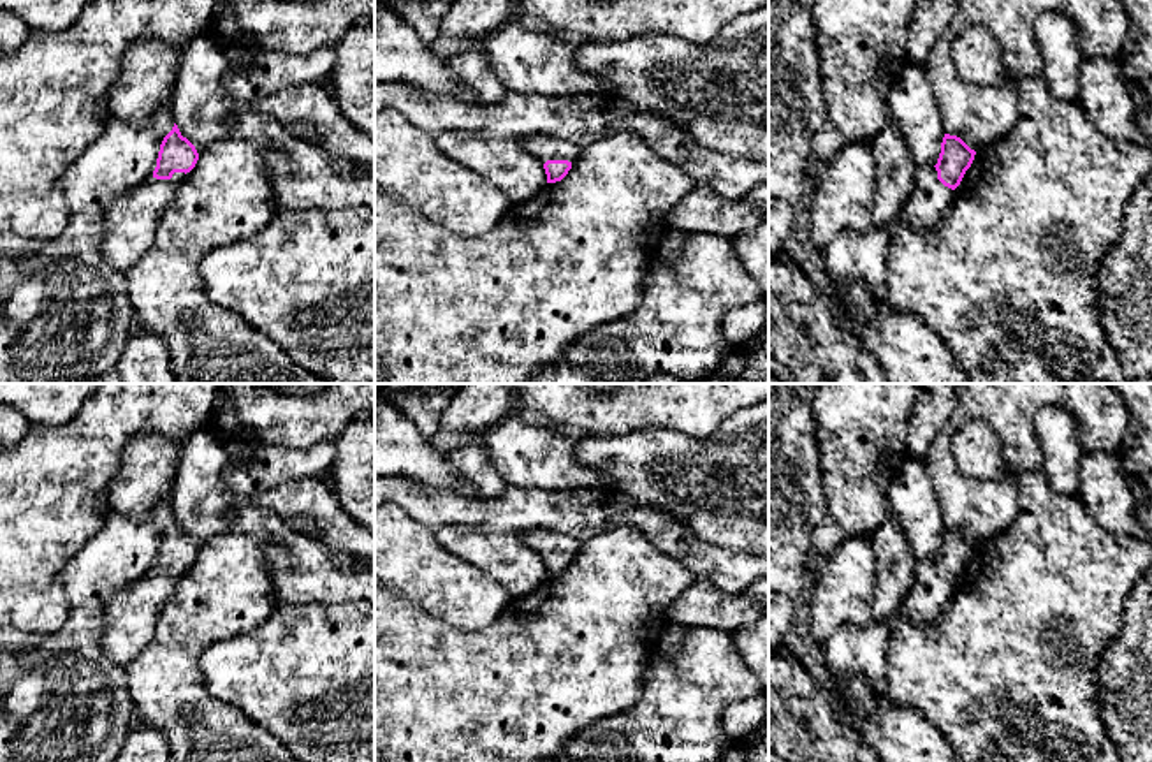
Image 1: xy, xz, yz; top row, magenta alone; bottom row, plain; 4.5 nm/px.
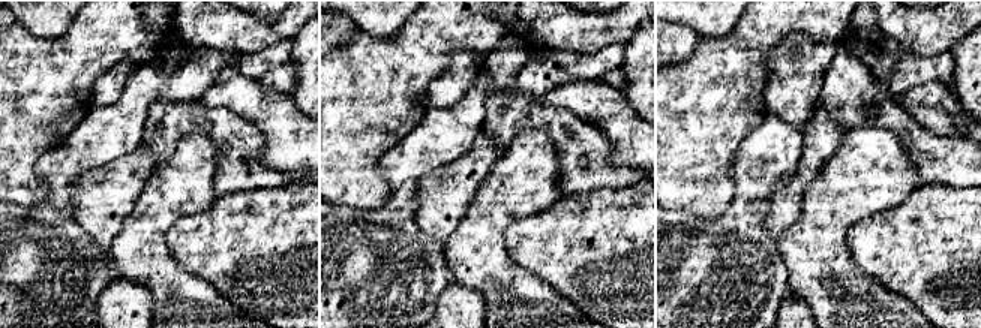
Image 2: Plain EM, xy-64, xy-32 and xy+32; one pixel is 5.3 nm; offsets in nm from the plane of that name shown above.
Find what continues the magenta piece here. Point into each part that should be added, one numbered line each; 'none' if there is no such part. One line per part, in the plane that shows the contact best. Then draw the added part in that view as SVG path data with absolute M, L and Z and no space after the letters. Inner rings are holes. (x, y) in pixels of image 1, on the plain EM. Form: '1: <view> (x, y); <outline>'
1: xy (131, 616); M174 567L171 574L157 574L149 568L111 595L104 611L106 630L100 646L113 662L125 667L146 648L155 634L157 618L185 570Z

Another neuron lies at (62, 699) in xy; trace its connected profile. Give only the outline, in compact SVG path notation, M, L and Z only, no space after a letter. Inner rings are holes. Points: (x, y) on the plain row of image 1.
M169 493L146 521L111 512L95 537L67 561L58 582L70 612L63 626L49 635L0 628L0 762L116 762L125 736L135 720L135 704L127 686L125 667L113 662L100 646L104 611L111 595L142 577L157 561L164 531L176 517L176 495Z

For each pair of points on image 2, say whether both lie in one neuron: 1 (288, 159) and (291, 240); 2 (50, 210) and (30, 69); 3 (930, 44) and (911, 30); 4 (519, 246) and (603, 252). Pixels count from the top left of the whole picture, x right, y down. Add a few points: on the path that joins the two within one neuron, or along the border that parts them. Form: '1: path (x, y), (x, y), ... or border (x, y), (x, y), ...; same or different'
1: border (299, 180), (303, 181); different
2: border (69, 132), (38, 161), (38, 175), (47, 189); different
3: path (926, 39), (915, 30); same
4: path (540, 246), (582, 246); same

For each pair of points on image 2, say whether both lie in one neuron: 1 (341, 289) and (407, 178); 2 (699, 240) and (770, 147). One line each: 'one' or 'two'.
1: one
2: one

